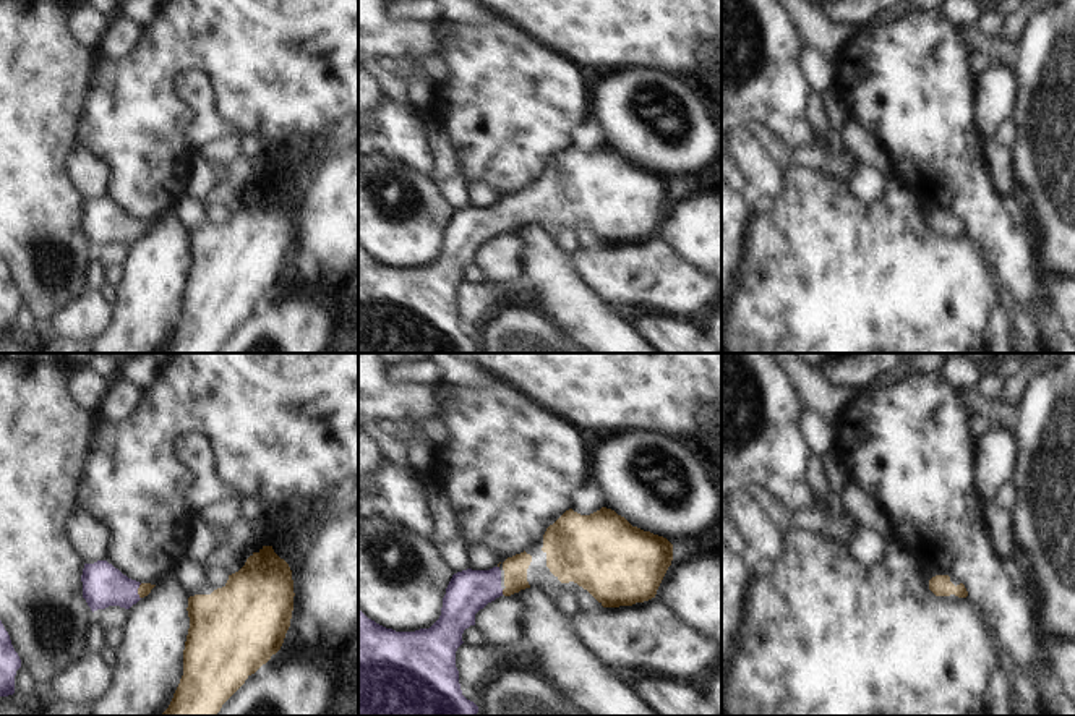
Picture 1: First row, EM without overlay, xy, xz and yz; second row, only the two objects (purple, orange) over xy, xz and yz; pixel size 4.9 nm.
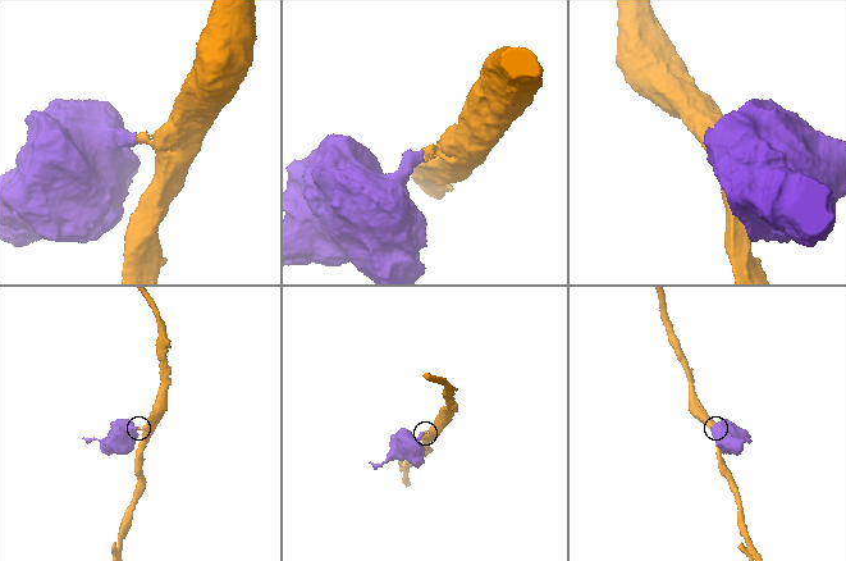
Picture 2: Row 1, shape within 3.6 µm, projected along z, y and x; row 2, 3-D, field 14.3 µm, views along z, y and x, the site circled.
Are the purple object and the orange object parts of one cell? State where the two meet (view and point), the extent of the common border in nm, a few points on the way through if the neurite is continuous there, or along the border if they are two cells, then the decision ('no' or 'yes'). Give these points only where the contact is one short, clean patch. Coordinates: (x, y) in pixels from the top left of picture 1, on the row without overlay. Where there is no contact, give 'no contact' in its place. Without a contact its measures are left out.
meets purple in xy at (137, 229); contact 80 nm long; runs through xy (104, 222), (122, 229), (137, 229), (145, 225); yes

